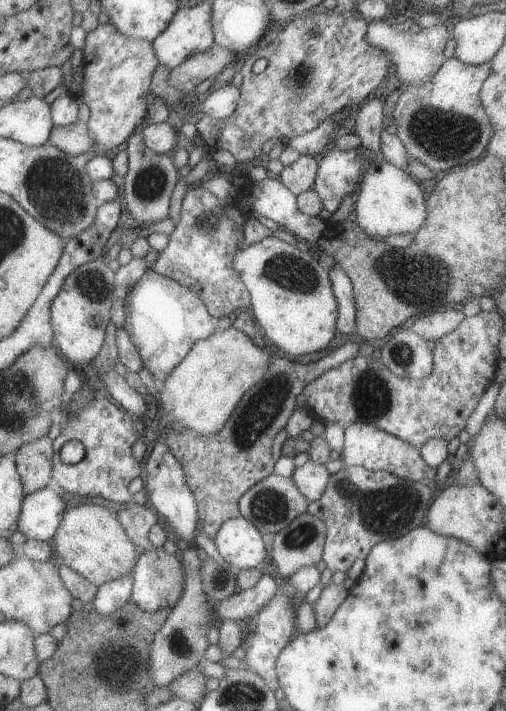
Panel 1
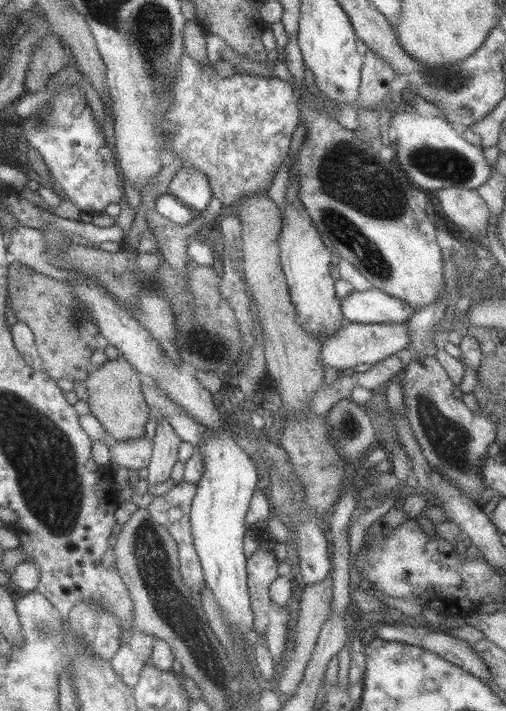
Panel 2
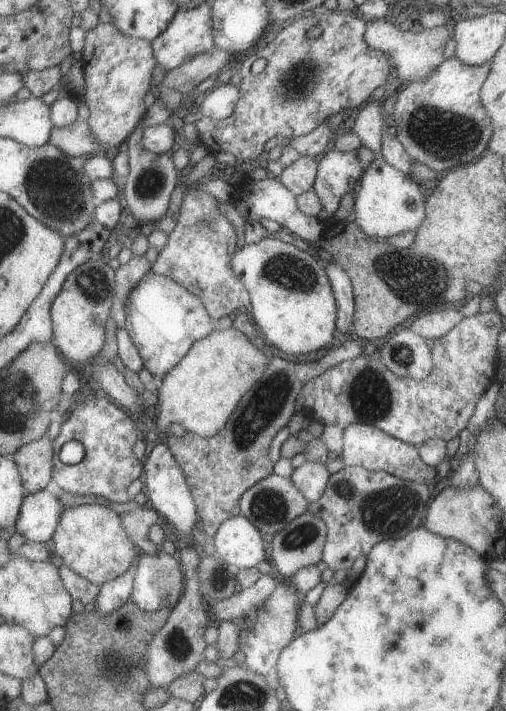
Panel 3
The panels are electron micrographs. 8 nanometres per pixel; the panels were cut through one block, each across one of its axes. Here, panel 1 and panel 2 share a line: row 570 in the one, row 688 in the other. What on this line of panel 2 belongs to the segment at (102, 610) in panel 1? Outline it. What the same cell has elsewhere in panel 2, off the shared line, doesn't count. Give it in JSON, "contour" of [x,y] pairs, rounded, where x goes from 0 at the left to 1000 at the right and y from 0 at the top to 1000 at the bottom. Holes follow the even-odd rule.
{"contour":[[[259,887],[247,904],[235,907],[229,918],[217,925],[217,938],[225,942],[243,963],[263,969],[271,959],[283,932],[296,925],[302,895]]]}

